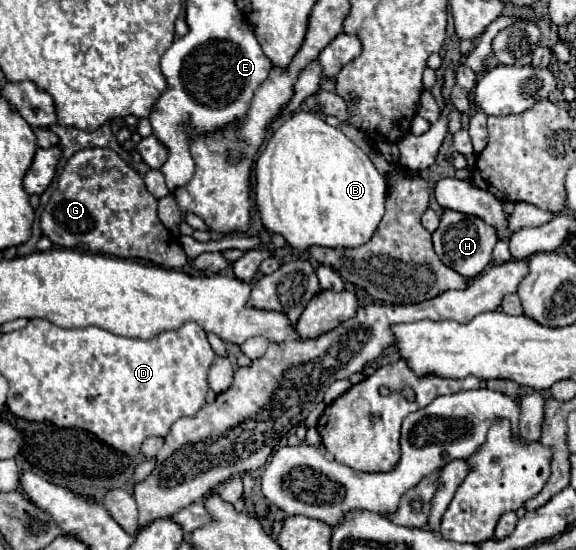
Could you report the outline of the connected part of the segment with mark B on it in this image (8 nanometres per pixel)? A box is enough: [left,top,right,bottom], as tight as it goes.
[256,111,386,251]

